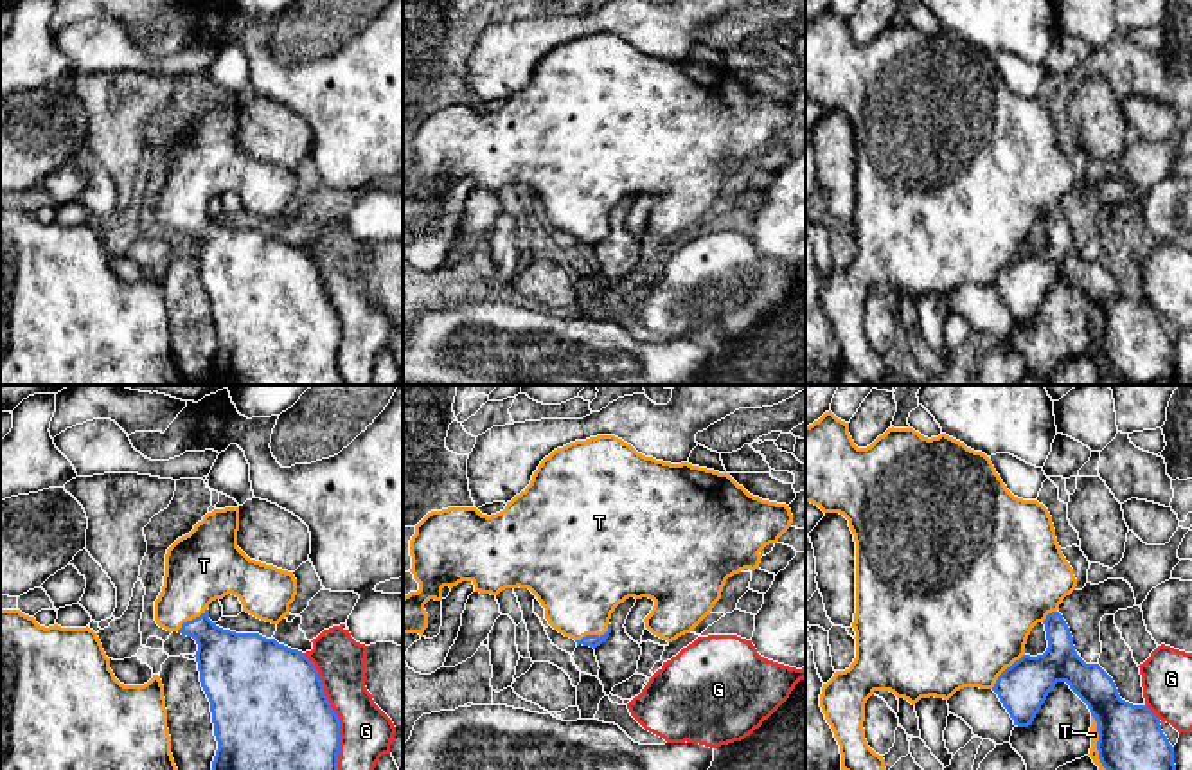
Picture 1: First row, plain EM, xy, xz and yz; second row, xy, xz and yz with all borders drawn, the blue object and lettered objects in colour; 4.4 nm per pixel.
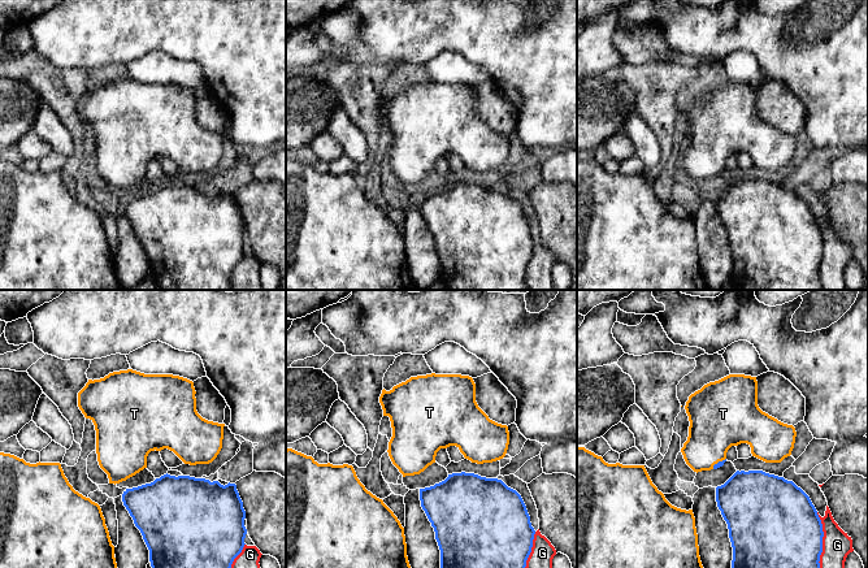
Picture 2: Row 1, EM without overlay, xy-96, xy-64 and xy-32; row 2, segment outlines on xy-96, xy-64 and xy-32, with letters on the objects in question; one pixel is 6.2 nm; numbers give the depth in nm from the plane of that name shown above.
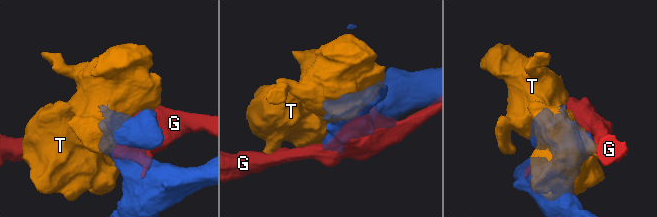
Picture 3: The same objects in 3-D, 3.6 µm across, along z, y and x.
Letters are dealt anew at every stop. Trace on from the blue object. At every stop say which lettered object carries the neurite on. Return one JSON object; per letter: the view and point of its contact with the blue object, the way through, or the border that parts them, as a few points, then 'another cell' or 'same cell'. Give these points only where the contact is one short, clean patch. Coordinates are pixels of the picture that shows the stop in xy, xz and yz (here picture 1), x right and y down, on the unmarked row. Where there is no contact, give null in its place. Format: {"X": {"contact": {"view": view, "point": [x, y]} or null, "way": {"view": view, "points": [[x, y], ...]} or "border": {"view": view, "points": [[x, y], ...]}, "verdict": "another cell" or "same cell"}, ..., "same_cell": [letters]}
{"G": {"contact": {"view": "xy", "point": [338, 317]}, "verdict": "another cell"}, "T": {"contact": {"view": "yz", "point": [1099, 351]}, "verdict": "same cell"}, "same_cell": ["T"]}

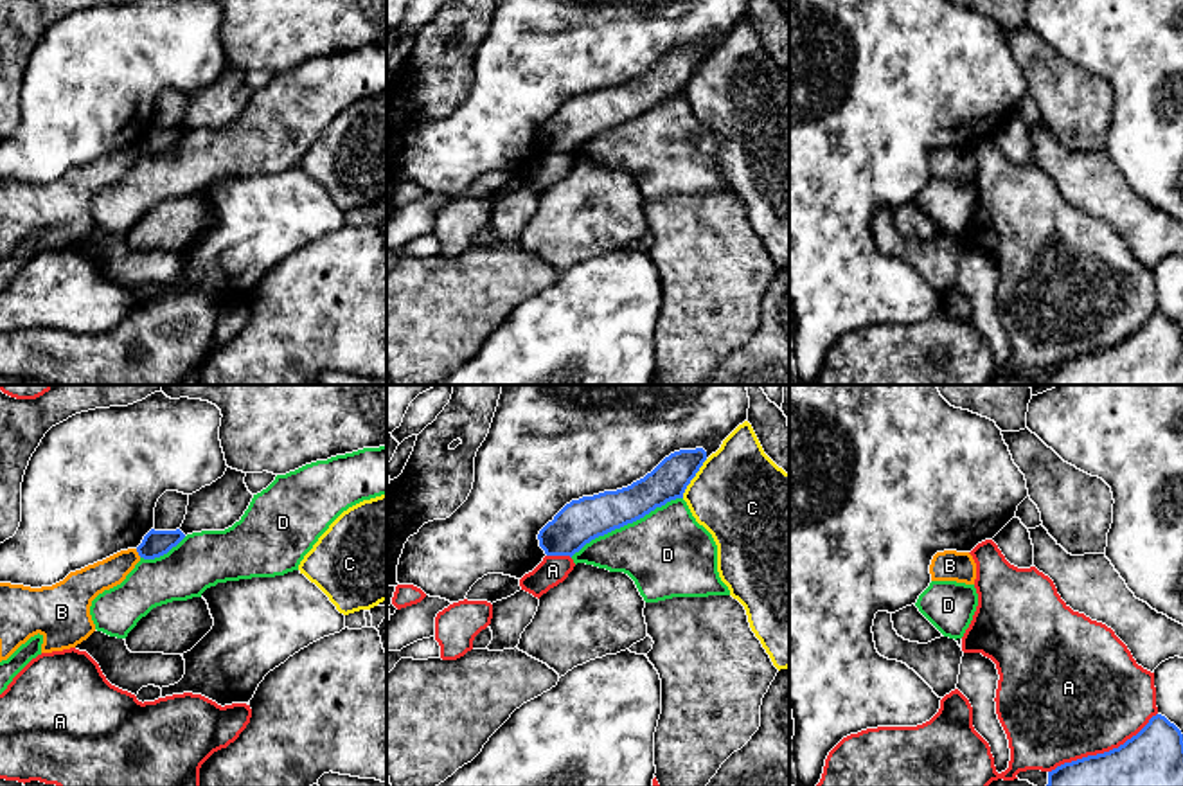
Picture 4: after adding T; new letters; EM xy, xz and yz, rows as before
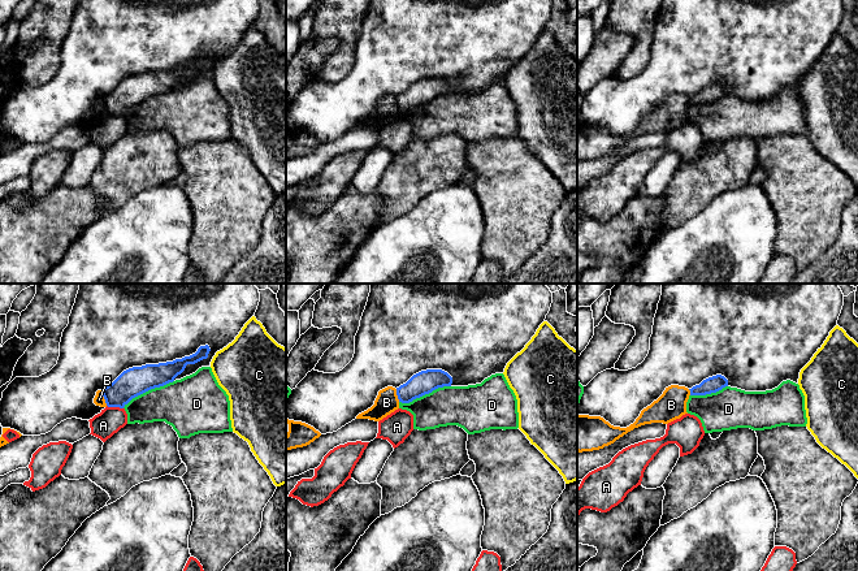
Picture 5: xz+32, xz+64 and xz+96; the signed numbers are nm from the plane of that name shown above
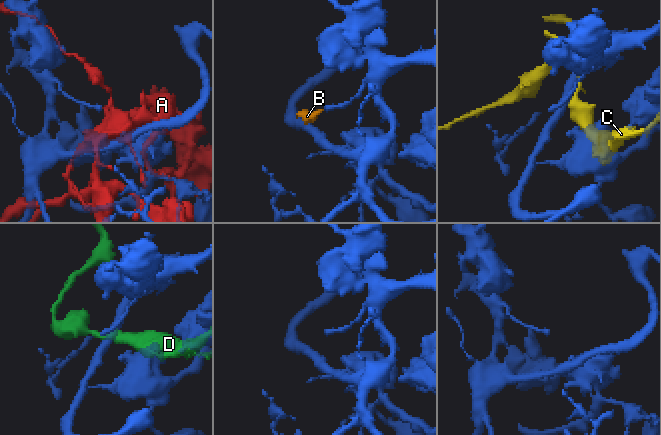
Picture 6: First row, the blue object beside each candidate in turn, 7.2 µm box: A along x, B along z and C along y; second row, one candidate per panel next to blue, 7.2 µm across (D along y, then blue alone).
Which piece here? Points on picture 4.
{"A": {"contact": {"view": "yz", "point": [1104, 349]}, "verdict": "another cell"}, "B": {"contact": {"view": "xy", "point": [137, 148]}, "border": {"view": "xy", "points": [[135, 146], [141, 153]]}, "verdict": "another cell"}, "C": {"contact": {"view": "xz", "point": [693, 74]}, "verdict": "another cell"}, "D": {"contact": {"view": "xz", "point": [626, 121]}, "verdict": "another cell"}, "same_cell": []}

